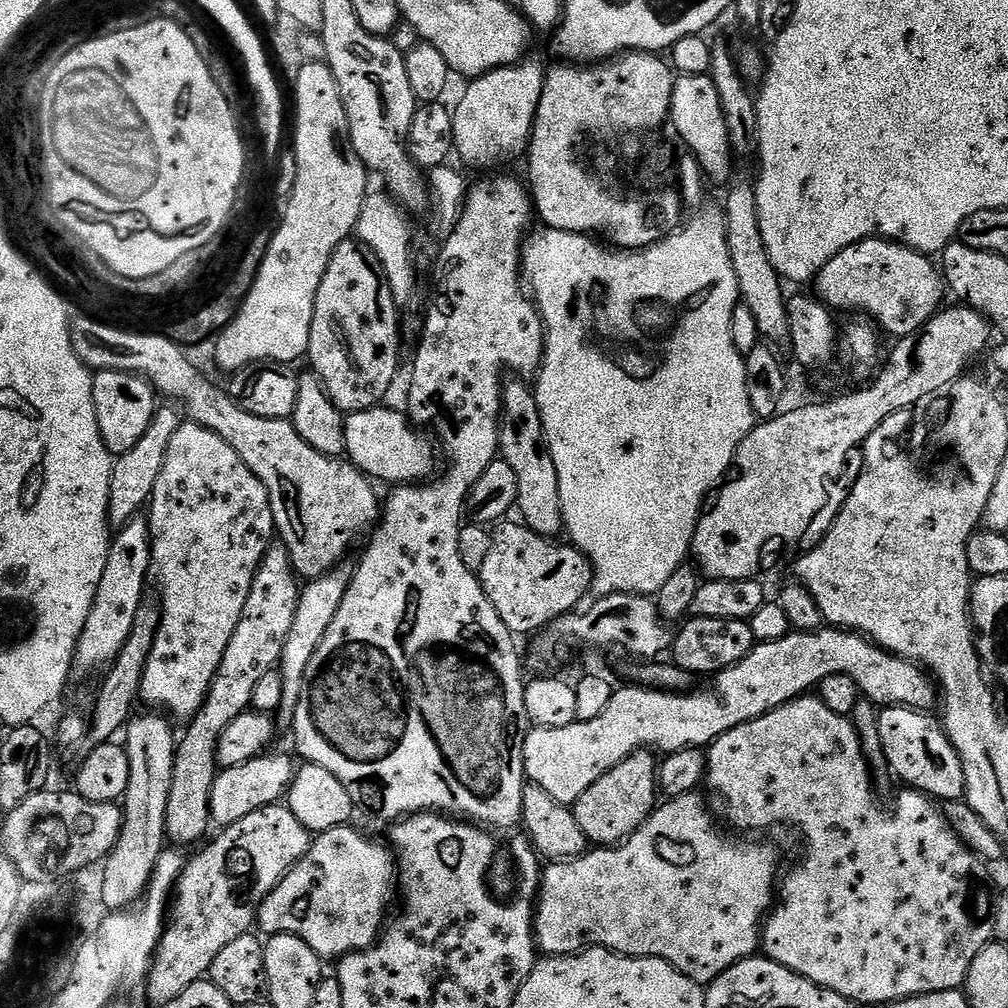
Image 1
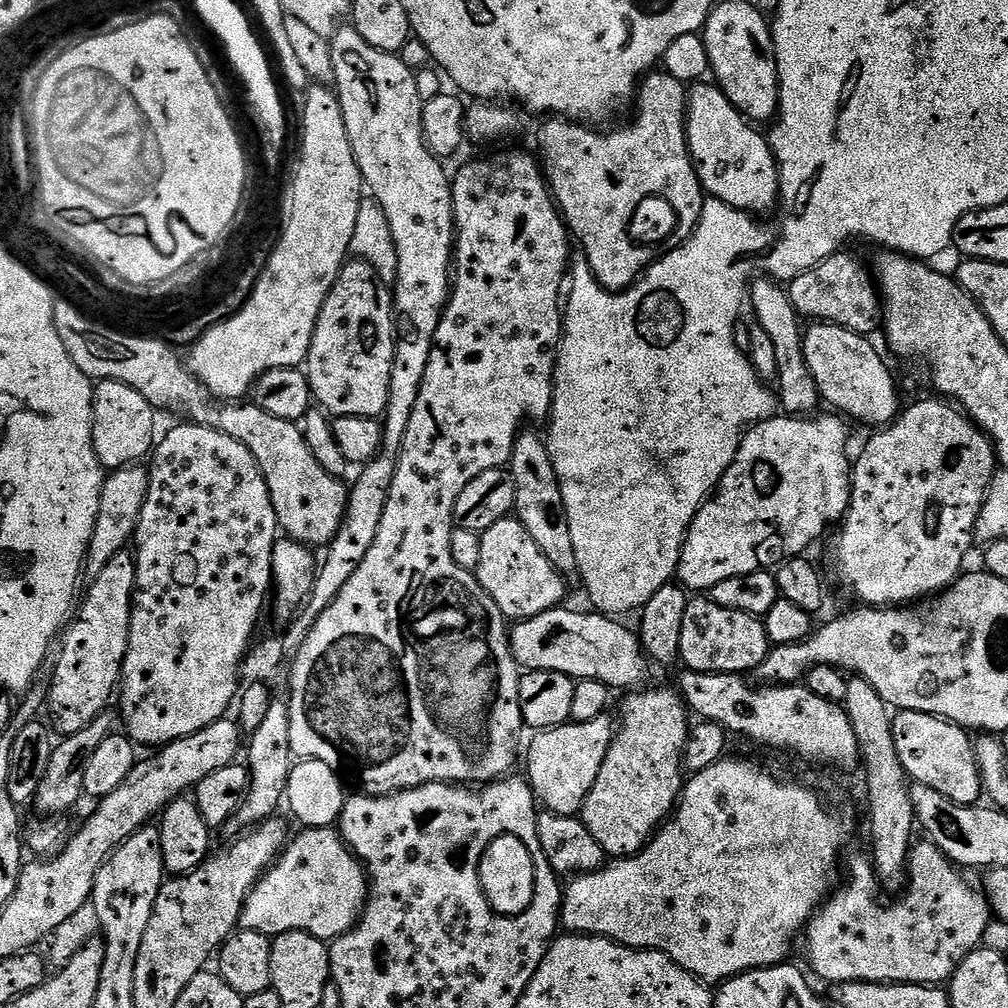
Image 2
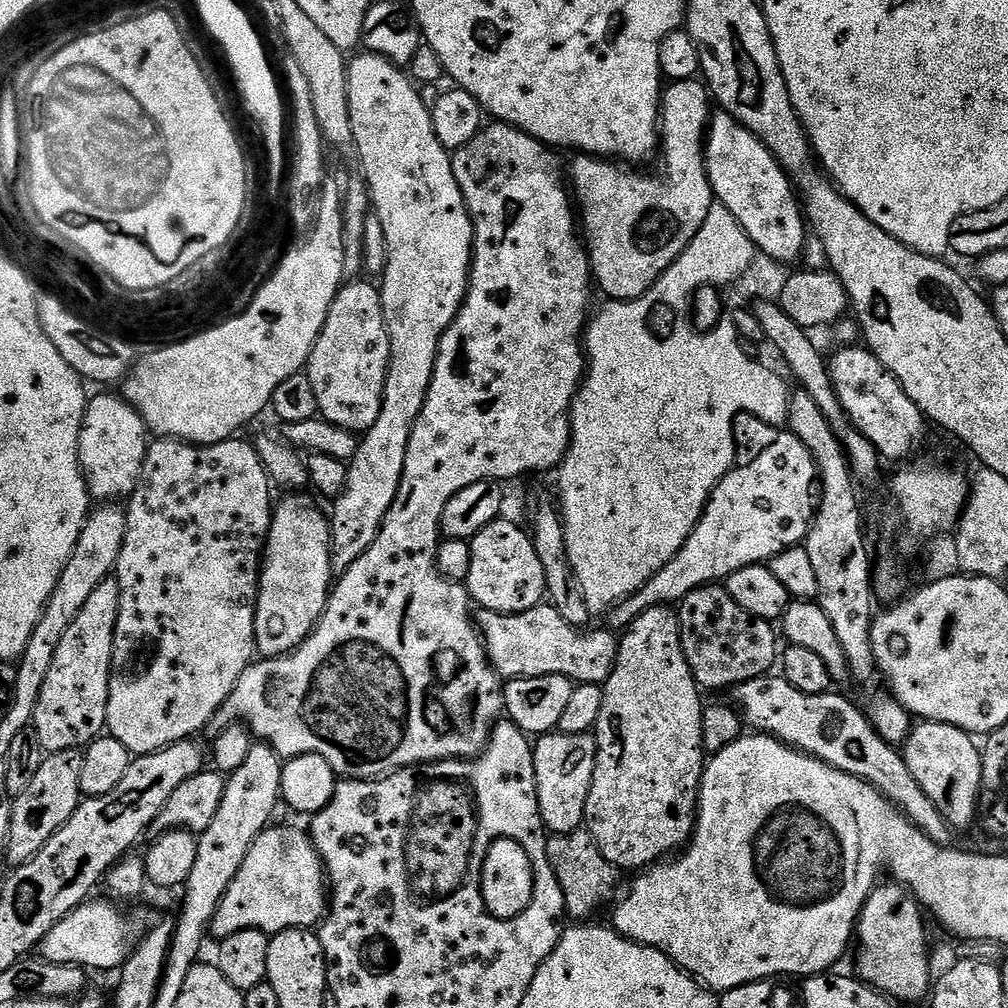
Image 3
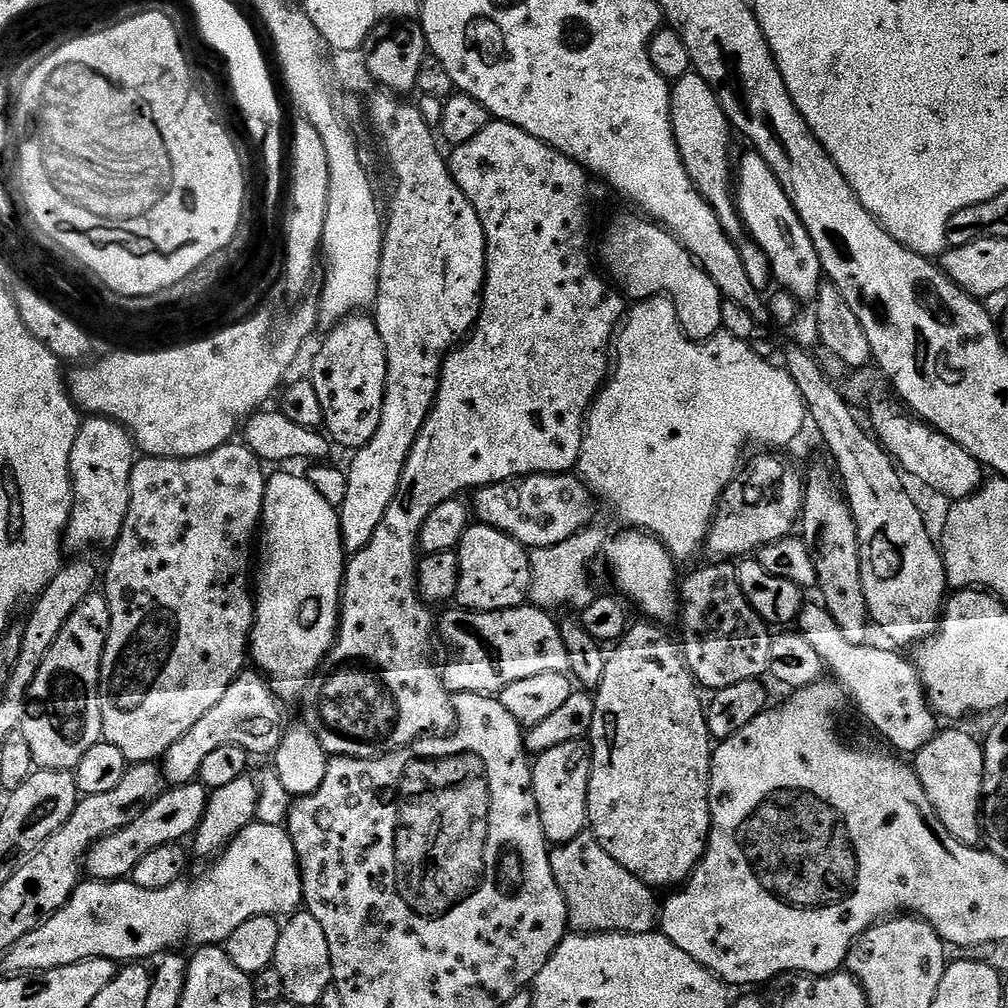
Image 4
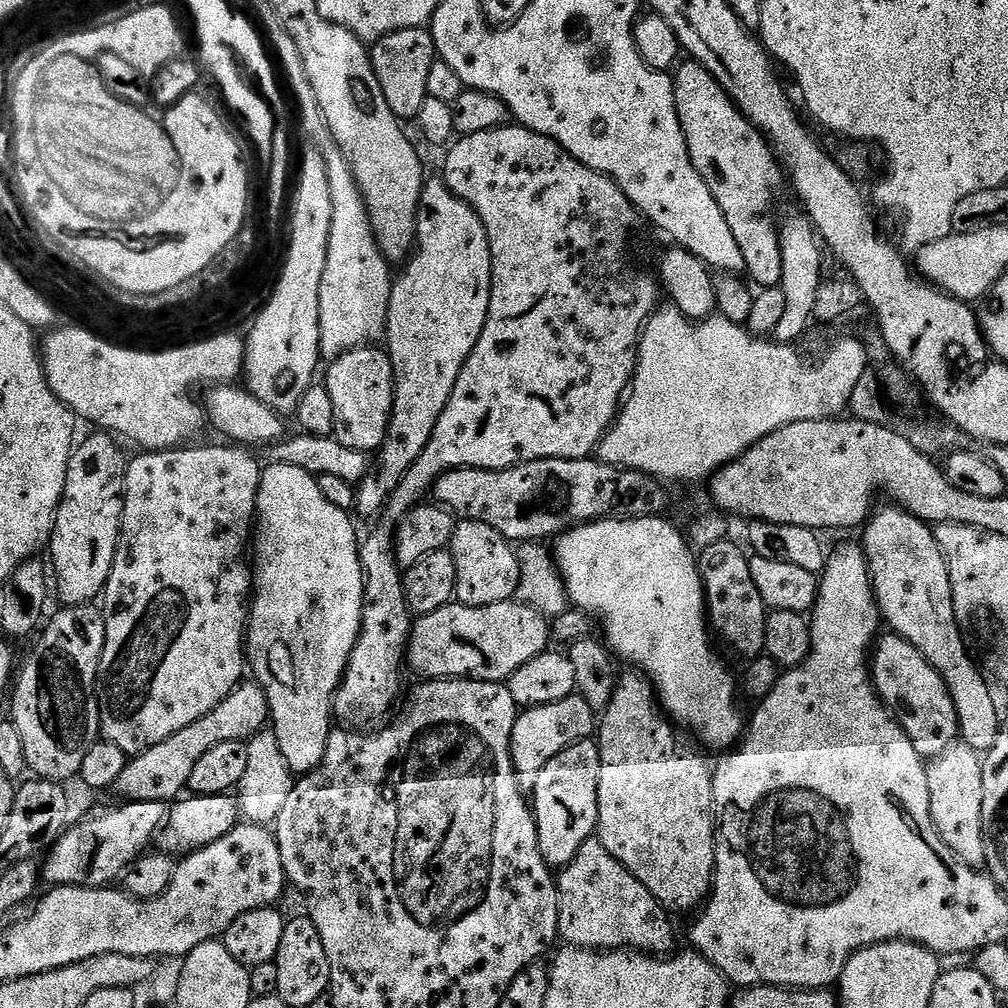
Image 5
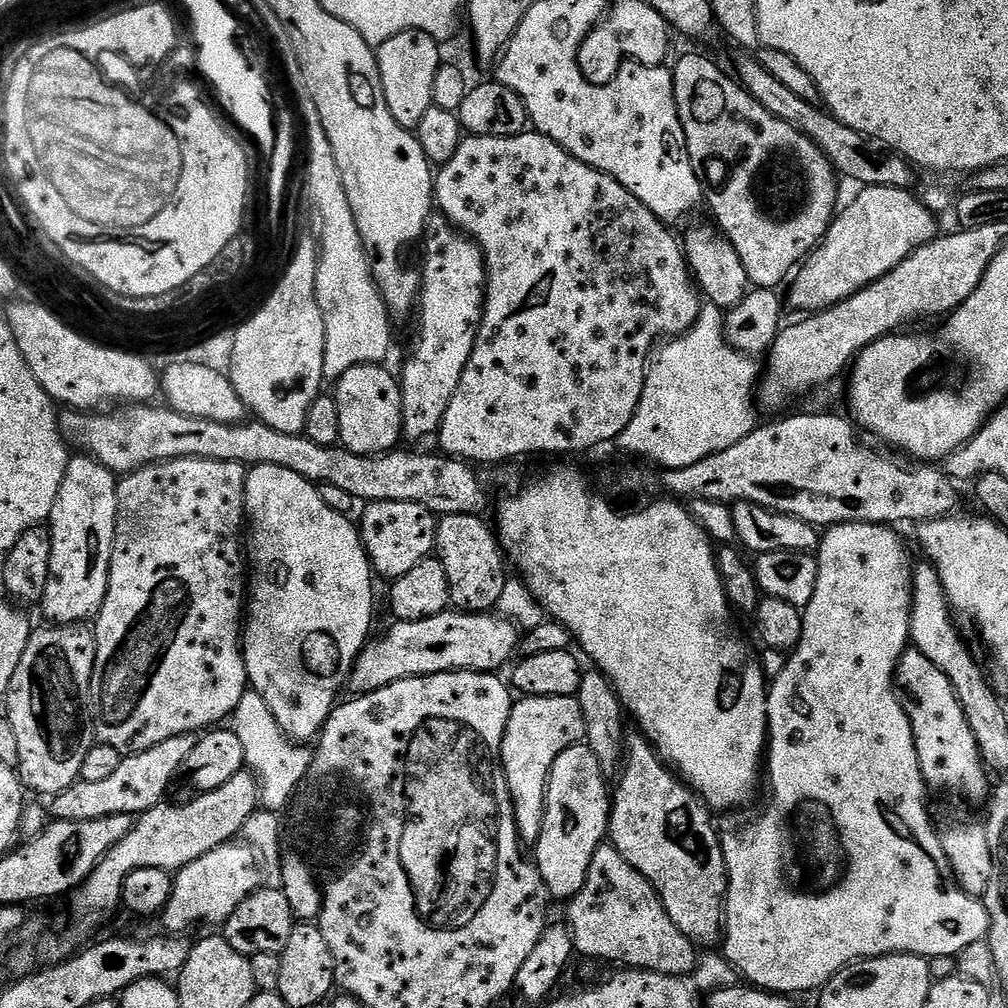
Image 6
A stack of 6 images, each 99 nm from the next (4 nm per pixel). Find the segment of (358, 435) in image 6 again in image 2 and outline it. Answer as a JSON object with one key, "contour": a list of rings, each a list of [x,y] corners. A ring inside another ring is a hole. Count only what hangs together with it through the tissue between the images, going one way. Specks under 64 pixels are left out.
{"contour":[[[349,259],[318,314],[314,338],[310,342],[306,375],[315,403],[332,418],[383,417],[390,398],[390,370],[395,361],[393,289],[366,261]]]}

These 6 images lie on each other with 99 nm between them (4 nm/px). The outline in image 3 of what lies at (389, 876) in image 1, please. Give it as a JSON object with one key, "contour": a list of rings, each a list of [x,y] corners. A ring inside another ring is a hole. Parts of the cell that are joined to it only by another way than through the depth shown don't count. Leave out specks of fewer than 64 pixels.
{"contour":[[[269,826],[250,846],[250,854],[246,854],[246,862],[234,874],[234,882],[226,890],[222,902],[212,919],[211,935],[217,941],[230,934],[238,934],[238,930],[260,928],[269,934],[275,934],[287,928],[312,928],[319,925],[326,915],[326,873],[320,855],[312,845],[312,837],[307,831],[299,832],[289,826]]]}

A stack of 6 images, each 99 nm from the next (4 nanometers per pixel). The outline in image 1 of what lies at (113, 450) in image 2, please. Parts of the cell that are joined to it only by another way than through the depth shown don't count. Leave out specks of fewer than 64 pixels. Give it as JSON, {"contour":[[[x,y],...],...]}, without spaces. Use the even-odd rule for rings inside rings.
{"contour":[[[97,371],[92,378],[92,389],[102,442],[106,442],[113,457],[134,450],[134,446],[138,446],[142,434],[150,430],[152,420],[156,417],[158,396],[152,385],[144,377],[135,376],[132,372]]]}

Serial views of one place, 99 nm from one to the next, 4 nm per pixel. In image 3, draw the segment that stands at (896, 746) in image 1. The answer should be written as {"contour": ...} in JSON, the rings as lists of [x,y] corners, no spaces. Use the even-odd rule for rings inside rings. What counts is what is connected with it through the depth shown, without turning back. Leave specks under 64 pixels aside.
{"contour":[[[929,720],[917,723],[902,745],[902,755],[906,766],[910,766],[910,774],[914,774],[918,786],[926,790],[926,798],[938,806],[938,810],[956,830],[968,828],[978,820],[984,762],[981,749],[978,744],[976,748],[975,742],[961,728]]]}

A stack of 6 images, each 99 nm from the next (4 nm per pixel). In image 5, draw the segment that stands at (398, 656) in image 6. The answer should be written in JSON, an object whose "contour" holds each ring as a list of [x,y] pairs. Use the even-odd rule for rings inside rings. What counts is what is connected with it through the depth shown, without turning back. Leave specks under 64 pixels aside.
{"contour":[[[507,600],[494,606],[471,608],[459,602],[442,606],[442,610],[434,610],[434,614],[419,617],[413,623],[408,634],[406,664],[420,675],[420,678],[434,680],[485,680],[486,682],[504,682],[518,670],[518,666],[526,666],[530,658],[538,658],[538,654],[549,651],[550,624],[540,613],[535,612],[527,604]]]}

